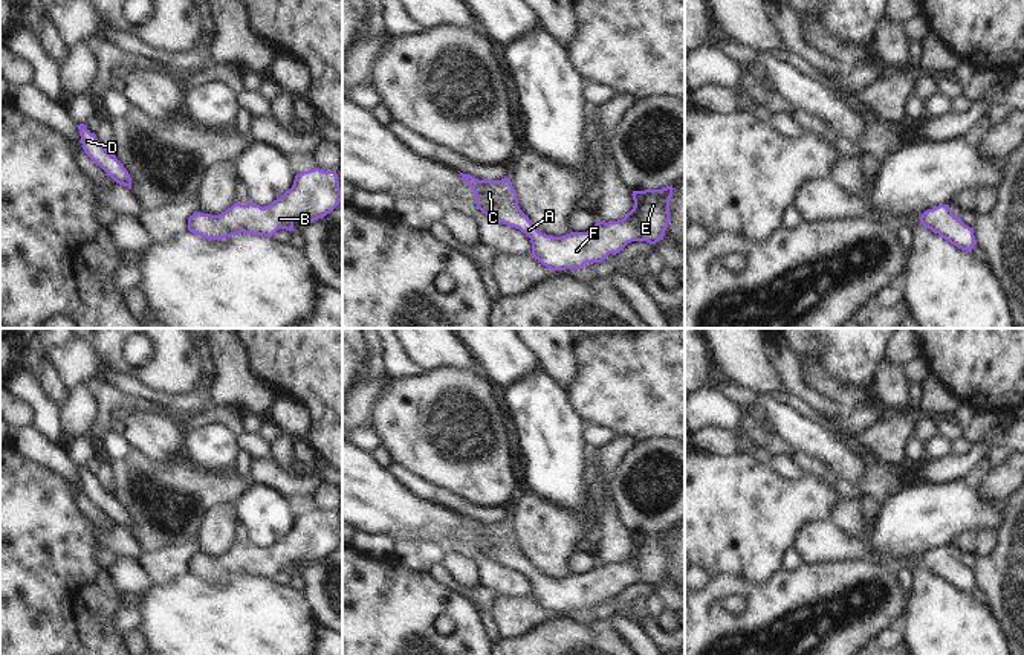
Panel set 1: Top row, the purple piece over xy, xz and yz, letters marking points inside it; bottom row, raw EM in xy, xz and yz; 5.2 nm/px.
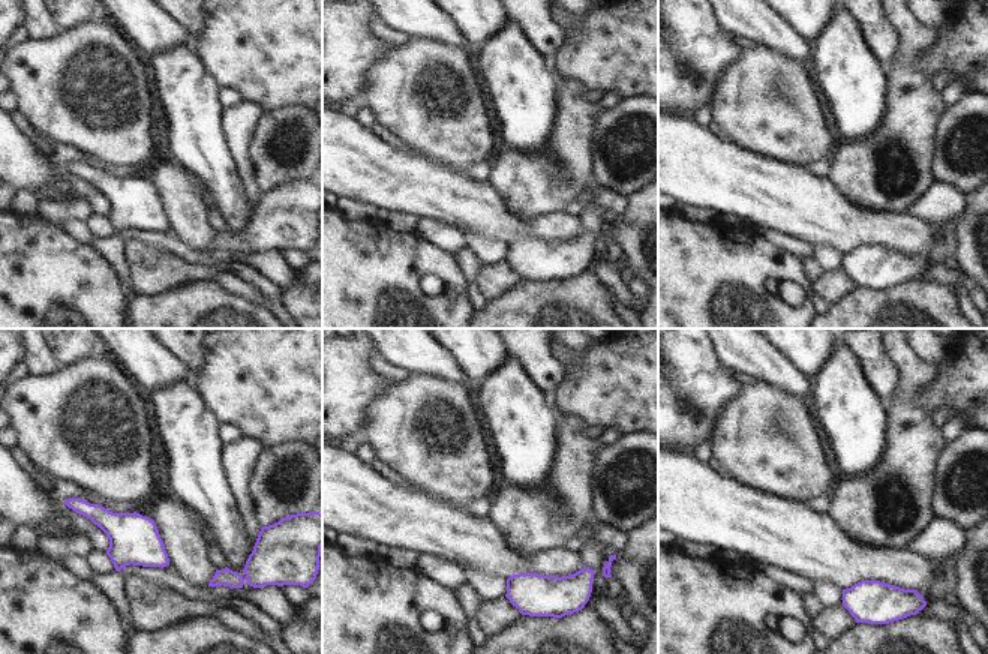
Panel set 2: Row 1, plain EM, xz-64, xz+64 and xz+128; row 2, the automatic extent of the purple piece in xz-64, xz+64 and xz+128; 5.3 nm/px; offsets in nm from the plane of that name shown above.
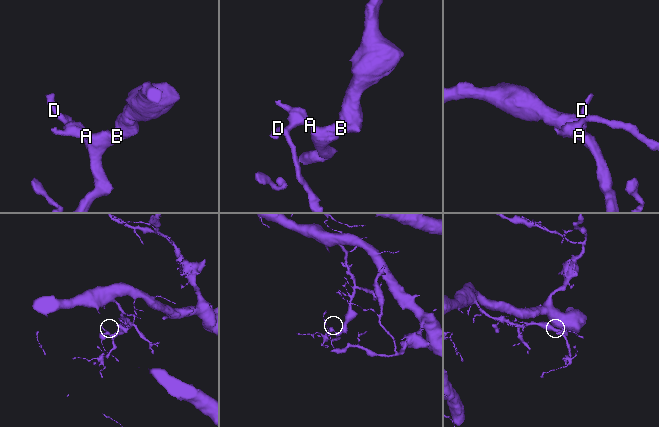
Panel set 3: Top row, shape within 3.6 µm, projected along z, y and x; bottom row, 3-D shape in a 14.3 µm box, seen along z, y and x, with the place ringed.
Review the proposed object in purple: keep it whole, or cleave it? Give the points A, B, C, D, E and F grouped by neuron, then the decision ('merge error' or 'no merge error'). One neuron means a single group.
groups A B C D E F; no merge error

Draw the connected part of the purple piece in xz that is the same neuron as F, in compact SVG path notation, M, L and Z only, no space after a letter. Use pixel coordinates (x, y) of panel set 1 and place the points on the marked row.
M460 173L462 180L468 183L477 200L477 208L497 220L498 223L520 229L530 238L532 257L543 266L553 270L584 269L587 263L602 263L610 253L619 253L631 241L646 241L656 244L663 240L665 231L669 224L669 200L672 197L672 185L662 189L633 191L633 209L617 221L598 221L593 229L587 232L570 232L562 237L546 235L540 232L529 217L520 209L517 192L509 180L478 180L469 174Z

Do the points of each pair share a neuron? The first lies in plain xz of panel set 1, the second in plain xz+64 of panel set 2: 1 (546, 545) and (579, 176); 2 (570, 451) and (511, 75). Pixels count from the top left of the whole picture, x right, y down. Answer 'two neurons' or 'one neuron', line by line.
1: one neuron
2: one neuron

